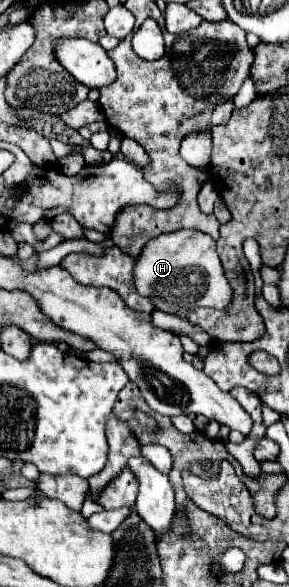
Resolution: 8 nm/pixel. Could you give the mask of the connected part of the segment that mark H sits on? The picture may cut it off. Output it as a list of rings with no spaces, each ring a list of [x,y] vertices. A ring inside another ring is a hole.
[[[177,230],[171,234],[161,234],[153,238],[141,252],[135,264],[135,286],[141,296],[151,298],[155,310],[175,314],[185,318],[191,308],[215,308],[227,310],[233,300],[233,290],[223,274],[219,256],[215,252],[215,240],[209,234],[193,230]]]

